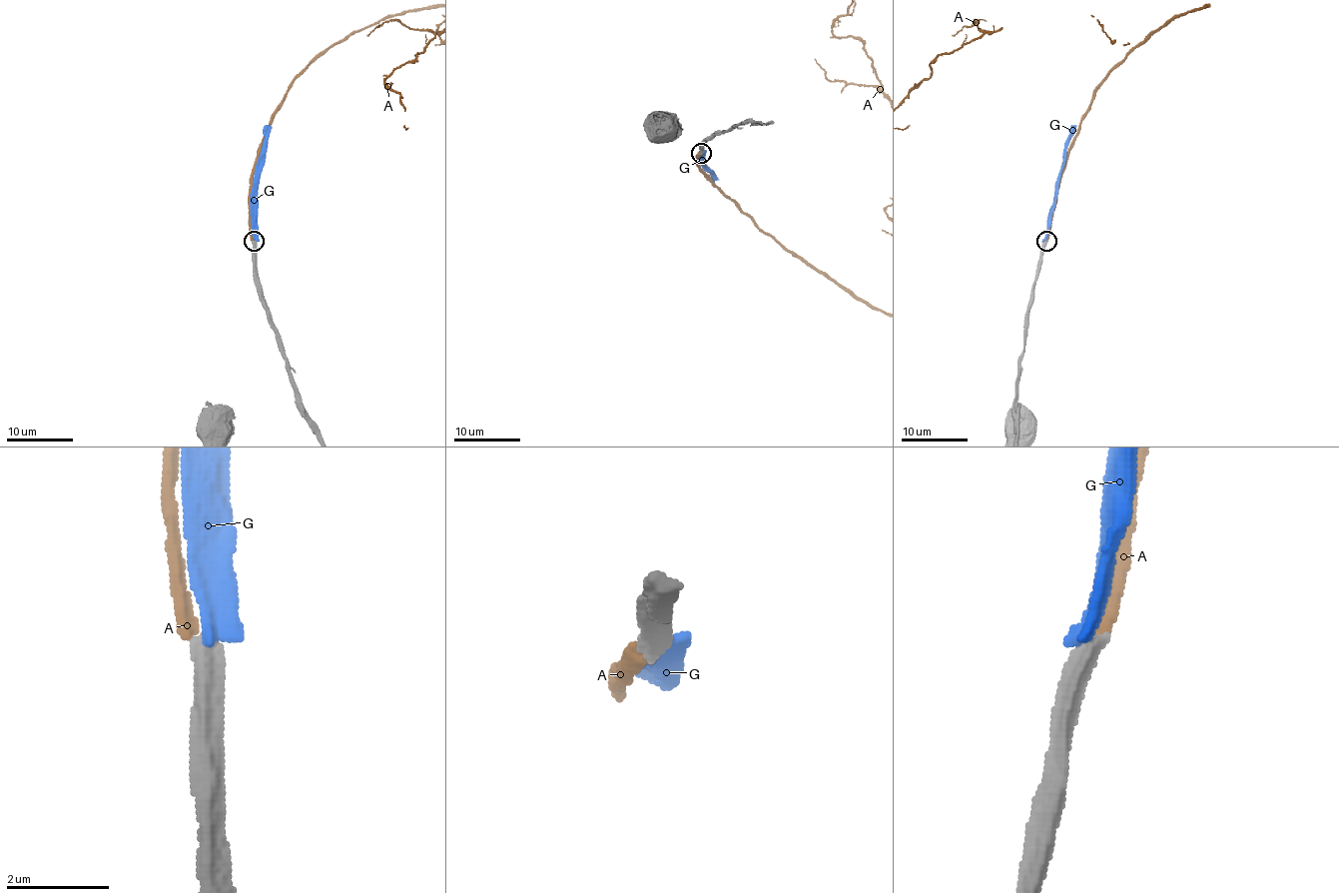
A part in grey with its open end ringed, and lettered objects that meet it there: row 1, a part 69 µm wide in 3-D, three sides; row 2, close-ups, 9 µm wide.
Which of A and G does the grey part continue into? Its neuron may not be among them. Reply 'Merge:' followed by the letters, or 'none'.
Merge: none

